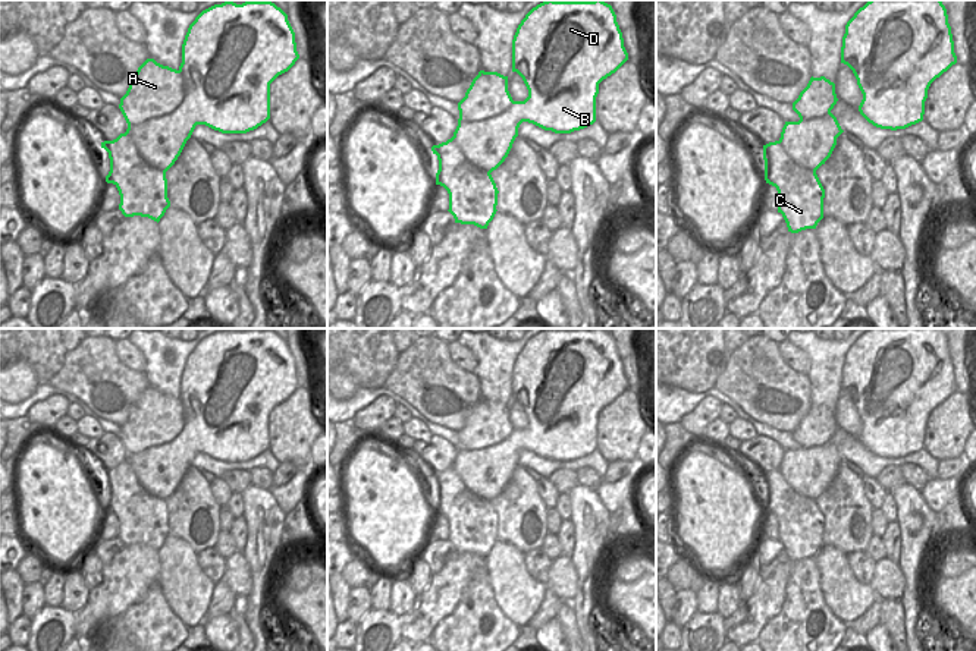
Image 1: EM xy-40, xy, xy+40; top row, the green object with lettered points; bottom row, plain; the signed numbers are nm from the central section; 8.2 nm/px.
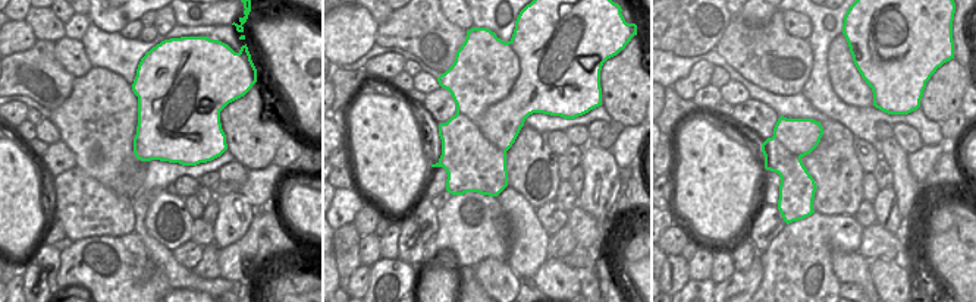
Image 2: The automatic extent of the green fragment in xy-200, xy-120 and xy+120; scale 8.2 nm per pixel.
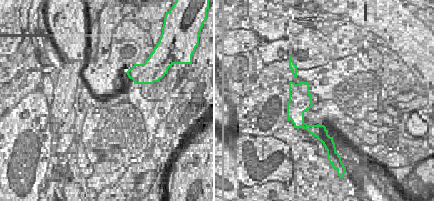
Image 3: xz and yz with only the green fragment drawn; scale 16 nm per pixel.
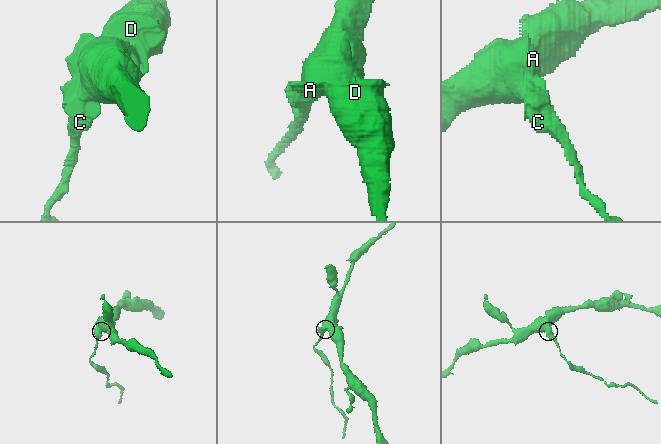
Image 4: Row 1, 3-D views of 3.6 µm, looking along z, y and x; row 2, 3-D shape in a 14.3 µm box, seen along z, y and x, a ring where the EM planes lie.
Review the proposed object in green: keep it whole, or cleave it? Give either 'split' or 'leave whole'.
split

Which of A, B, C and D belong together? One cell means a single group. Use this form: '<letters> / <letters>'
A B D / C

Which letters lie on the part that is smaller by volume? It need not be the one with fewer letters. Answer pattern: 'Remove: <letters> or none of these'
Remove: C

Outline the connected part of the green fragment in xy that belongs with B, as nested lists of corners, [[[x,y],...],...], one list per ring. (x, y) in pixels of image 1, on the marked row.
[[[546,0],[525,15],[512,40],[512,72],[522,78],[528,97],[514,101],[508,76],[480,70],[458,103],[459,119],[452,147],[468,164],[492,173],[508,157],[522,122],[555,133],[584,129],[596,122],[599,84],[627,60],[622,32],[611,4],[603,0]]]

